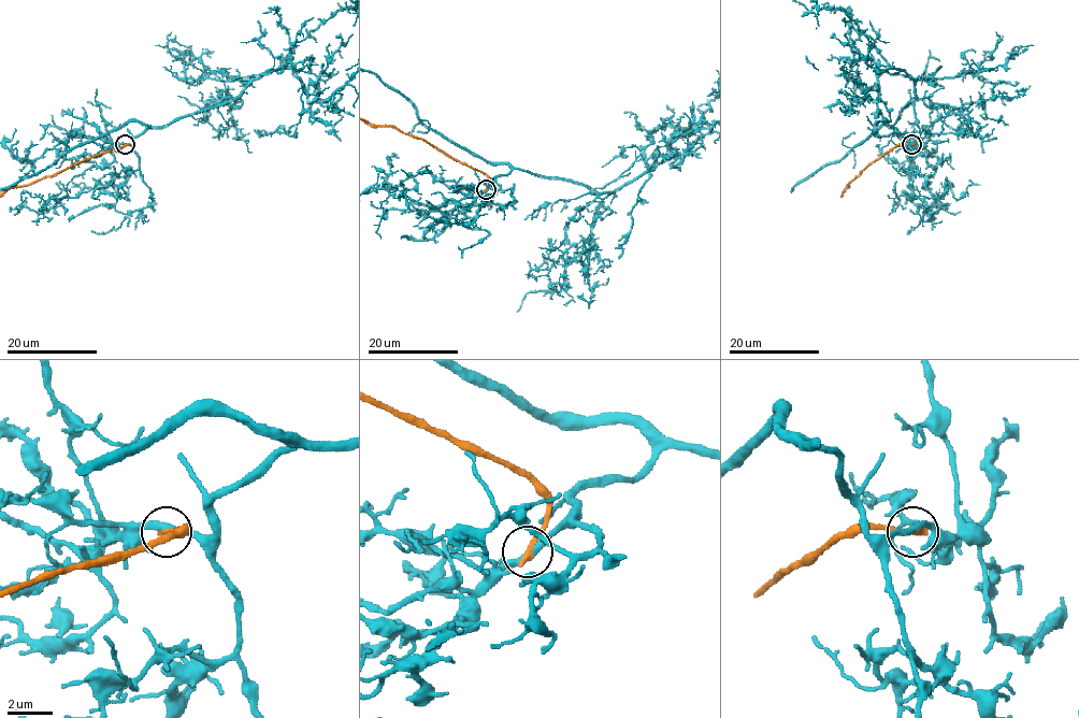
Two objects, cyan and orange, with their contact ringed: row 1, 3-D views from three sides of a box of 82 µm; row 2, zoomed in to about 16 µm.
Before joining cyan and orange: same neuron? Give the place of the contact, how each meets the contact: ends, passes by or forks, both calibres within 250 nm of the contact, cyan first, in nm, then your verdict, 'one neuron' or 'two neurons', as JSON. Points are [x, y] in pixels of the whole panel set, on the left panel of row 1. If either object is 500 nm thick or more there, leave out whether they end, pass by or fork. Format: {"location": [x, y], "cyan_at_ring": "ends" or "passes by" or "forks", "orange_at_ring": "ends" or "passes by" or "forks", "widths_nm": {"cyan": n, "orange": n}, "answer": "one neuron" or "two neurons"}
{"location": [125, 144], "cyan_at_ring": "passes by", "orange_at_ring": "ends", "widths_nm": {"cyan": 320, "orange": 300}, "answer": "two neurons"}

